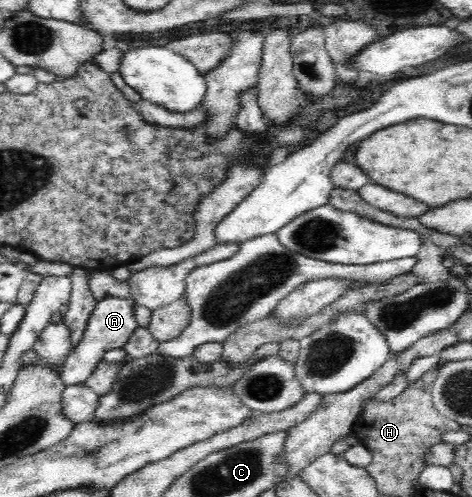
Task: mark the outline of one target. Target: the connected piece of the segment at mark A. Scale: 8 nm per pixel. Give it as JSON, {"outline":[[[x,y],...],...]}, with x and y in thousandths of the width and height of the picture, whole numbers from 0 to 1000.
{"outline":[[[231,598],[206,608],[189,646],[176,682],[163,690],[146,714],[136,722],[127,746],[127,761],[138,775],[167,775],[180,771],[197,744],[218,730],[218,714],[231,702],[258,700],[292,658],[286,642],[288,608],[278,598]]]}

